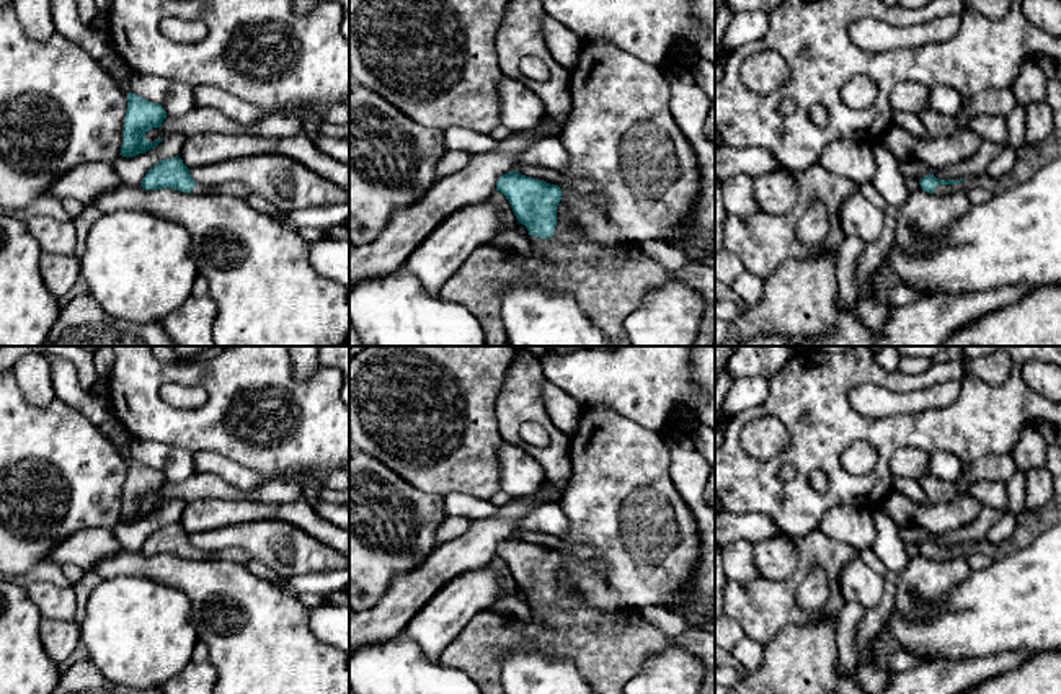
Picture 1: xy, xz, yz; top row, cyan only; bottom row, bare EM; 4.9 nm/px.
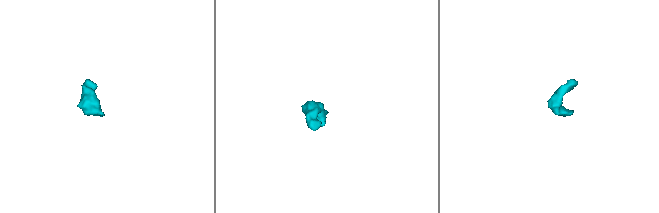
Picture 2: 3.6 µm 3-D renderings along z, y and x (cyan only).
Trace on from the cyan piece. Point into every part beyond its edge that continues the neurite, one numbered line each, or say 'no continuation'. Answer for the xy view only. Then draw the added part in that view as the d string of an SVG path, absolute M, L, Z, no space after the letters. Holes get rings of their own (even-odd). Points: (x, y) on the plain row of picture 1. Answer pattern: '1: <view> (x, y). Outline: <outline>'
1: xy (234, 554). Outline: M238 547L224 549L219 552L204 552L196 549L191 555L191 560L202 562L202 560L229 560L245 565L246 562L253 560L245 550Z

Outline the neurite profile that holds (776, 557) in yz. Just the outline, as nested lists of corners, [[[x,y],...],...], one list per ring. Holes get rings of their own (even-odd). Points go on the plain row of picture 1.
[[[782,534],[754,544],[752,562],[759,575],[767,580],[785,580],[797,568],[793,541]]]

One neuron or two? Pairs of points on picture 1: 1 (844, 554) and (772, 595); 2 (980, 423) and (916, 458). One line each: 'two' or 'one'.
1: one
2: two

